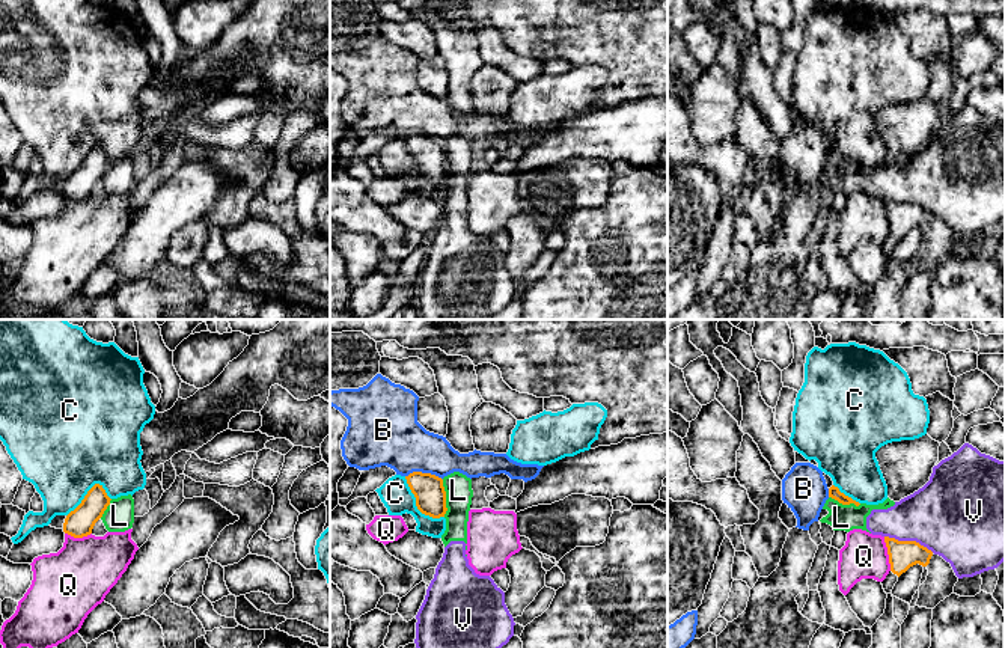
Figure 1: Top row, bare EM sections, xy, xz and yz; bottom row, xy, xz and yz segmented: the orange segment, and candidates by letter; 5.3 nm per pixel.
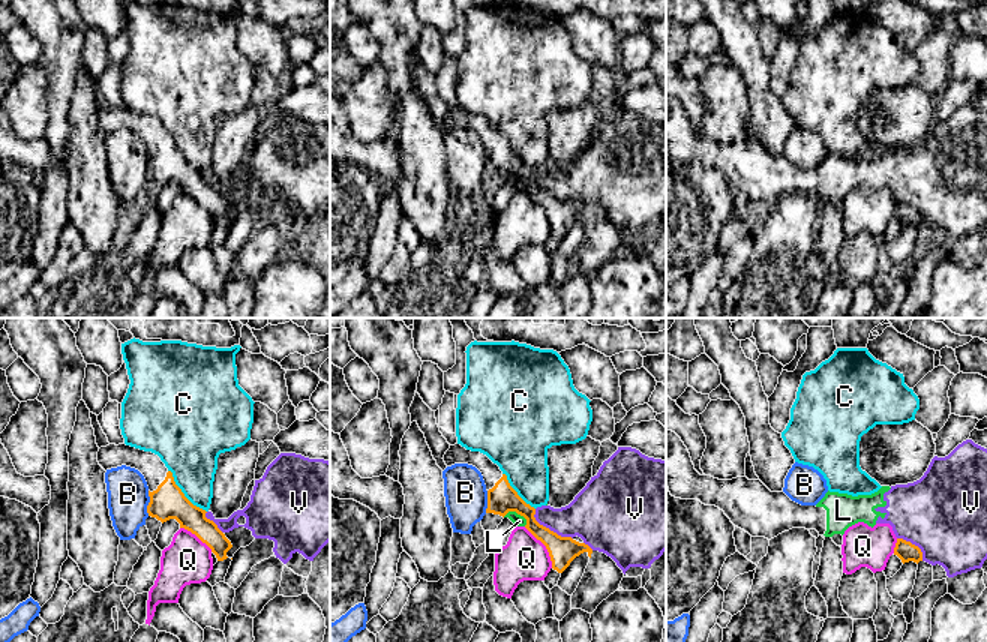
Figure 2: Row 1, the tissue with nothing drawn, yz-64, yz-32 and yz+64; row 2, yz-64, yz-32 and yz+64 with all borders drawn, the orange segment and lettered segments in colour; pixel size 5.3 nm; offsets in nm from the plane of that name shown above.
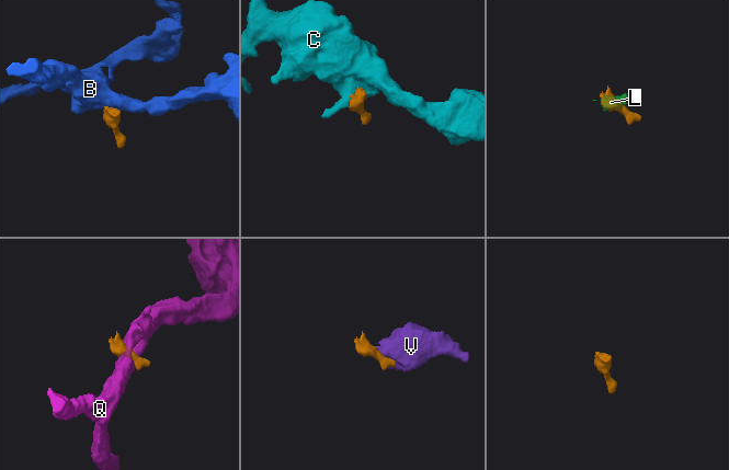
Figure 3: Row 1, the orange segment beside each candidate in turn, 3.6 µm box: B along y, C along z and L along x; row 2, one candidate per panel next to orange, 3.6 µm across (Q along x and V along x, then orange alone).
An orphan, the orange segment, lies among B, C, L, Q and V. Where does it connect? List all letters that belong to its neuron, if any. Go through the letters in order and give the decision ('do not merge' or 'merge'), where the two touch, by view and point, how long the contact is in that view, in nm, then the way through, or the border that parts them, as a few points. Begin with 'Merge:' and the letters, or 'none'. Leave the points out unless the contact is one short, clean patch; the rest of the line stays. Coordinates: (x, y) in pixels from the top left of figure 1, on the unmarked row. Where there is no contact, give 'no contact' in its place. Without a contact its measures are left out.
Merge: none
B: do not merge; meets orange in xz at (424, 136); contact 200 nm long; border along xz (406, 137), (428, 134), (442, 142)
C: do not merge; meets orange in xz at (416, 168); contact 300 nm long; border along xz (404, 139), (415, 160), (415, 168), (425, 177), (443, 180)
L: do not merge; meets orange in xz at (445, 160); contact 200 nm long; border along xz (442, 142), (446, 166), (445, 178)
Q: do not merge; meets orange in yz at (888, 216); contact 190 nm long; border along yz (883, 199), (891, 232)
V: do not merge; meets orange in yz at (909, 204); contact 280 nm long; border along yz (885, 198), (898, 202), (915, 202), (933, 214)

